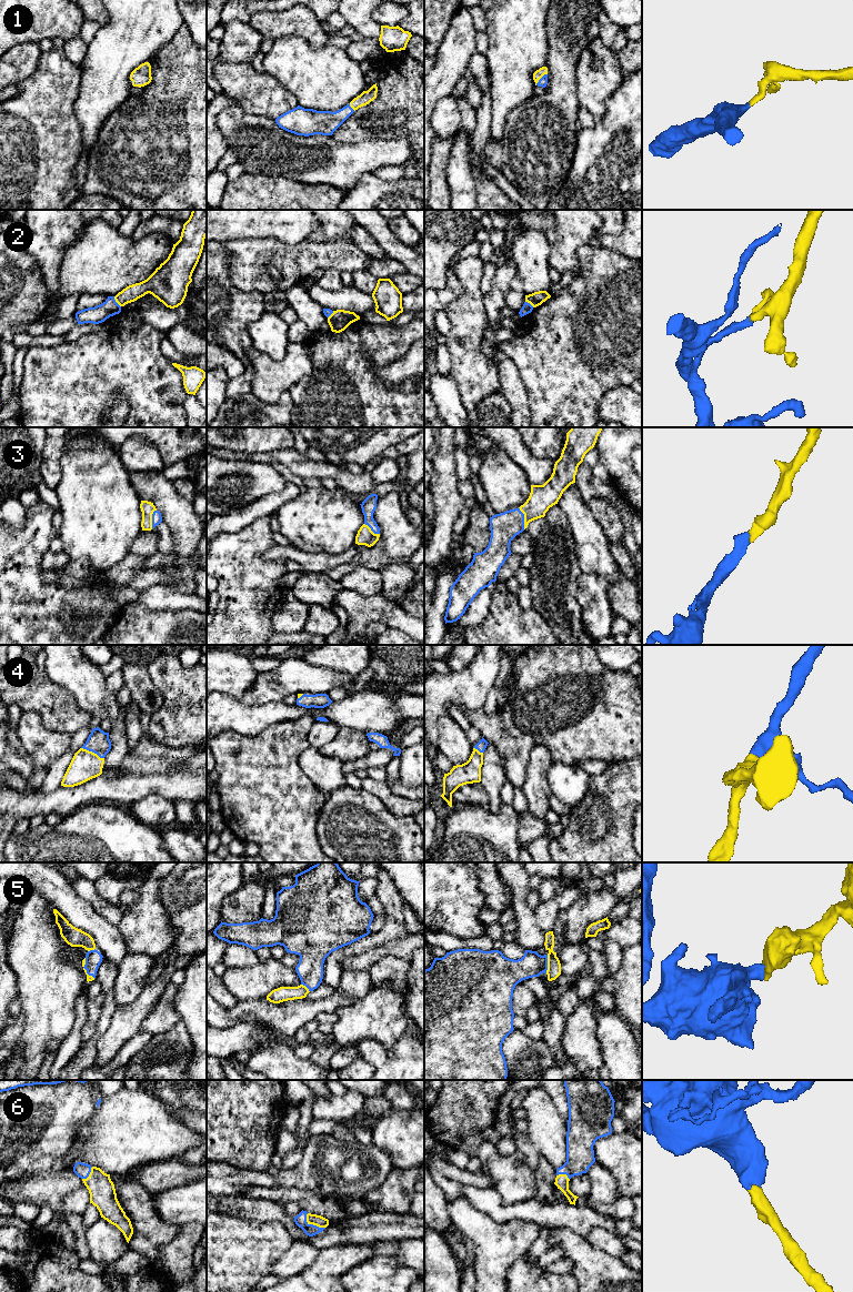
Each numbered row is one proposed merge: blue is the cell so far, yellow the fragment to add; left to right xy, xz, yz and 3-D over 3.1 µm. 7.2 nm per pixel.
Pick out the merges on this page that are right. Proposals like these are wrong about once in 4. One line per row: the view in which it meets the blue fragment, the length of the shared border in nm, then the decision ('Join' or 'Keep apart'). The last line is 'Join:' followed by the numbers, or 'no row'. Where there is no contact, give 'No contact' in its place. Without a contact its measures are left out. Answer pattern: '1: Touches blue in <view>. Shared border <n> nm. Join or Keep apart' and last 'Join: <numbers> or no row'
1: Touches blue in yz. Shared border 120 nm. Join
2: Touches blue in xy. Shared border 90 nm. Keep apart
3: Touches blue in yz. Shared border 170 nm. Join
4: Touches blue in xy. Shared border 190 nm. Join
5: Touches blue in yz. Shared border 140 nm. Join
6: Touches blue in xz. Shared border 170 nm. Join
Join: 1, 3, 4, 5, 6

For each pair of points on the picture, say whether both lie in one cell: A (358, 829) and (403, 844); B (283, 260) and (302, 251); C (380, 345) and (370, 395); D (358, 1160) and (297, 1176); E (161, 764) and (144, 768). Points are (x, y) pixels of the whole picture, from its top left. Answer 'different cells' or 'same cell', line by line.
A: same cell
B: same cell
C: same cell
D: same cell
E: same cell

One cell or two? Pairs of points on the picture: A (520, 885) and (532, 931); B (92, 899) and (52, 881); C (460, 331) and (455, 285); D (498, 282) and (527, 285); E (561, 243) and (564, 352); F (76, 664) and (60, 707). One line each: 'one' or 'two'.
A: one
B: two
C: two
D: two
E: two
F: two

